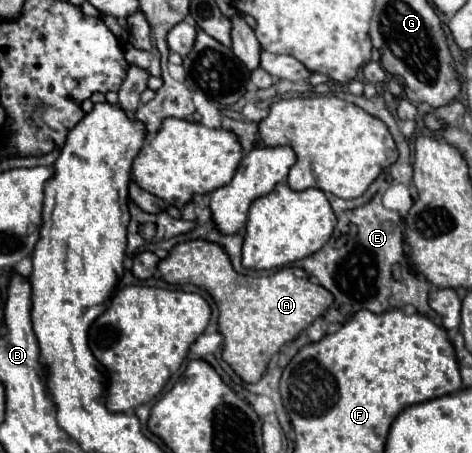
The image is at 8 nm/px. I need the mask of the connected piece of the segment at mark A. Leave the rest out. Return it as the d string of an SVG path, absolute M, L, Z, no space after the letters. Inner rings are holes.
M188 240L174 246L168 258L160 260L158 270L170 284L196 284L218 304L220 334L224 336L222 358L244 382L258 382L270 358L322 316L334 302L334 296L320 284L314 284L306 270L298 266L282 268L270 276L244 276L232 268L230 256L220 244L206 240Z

